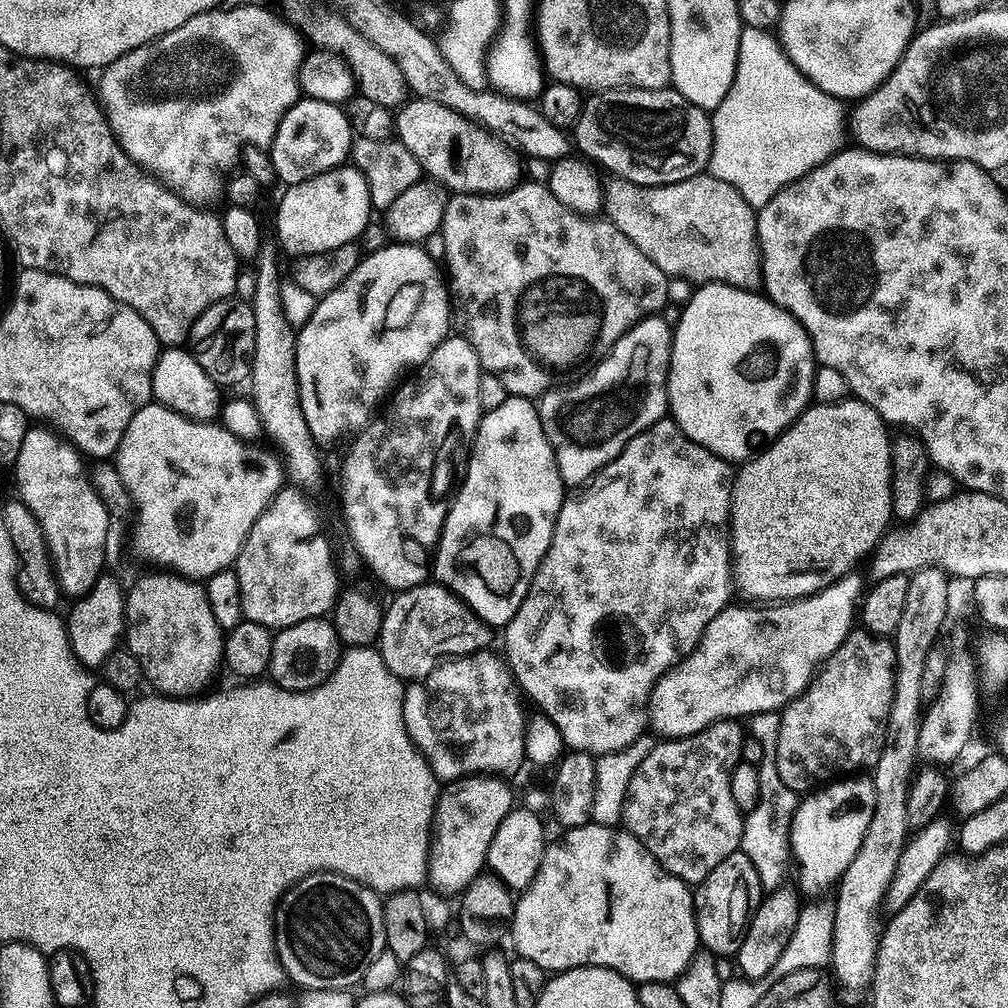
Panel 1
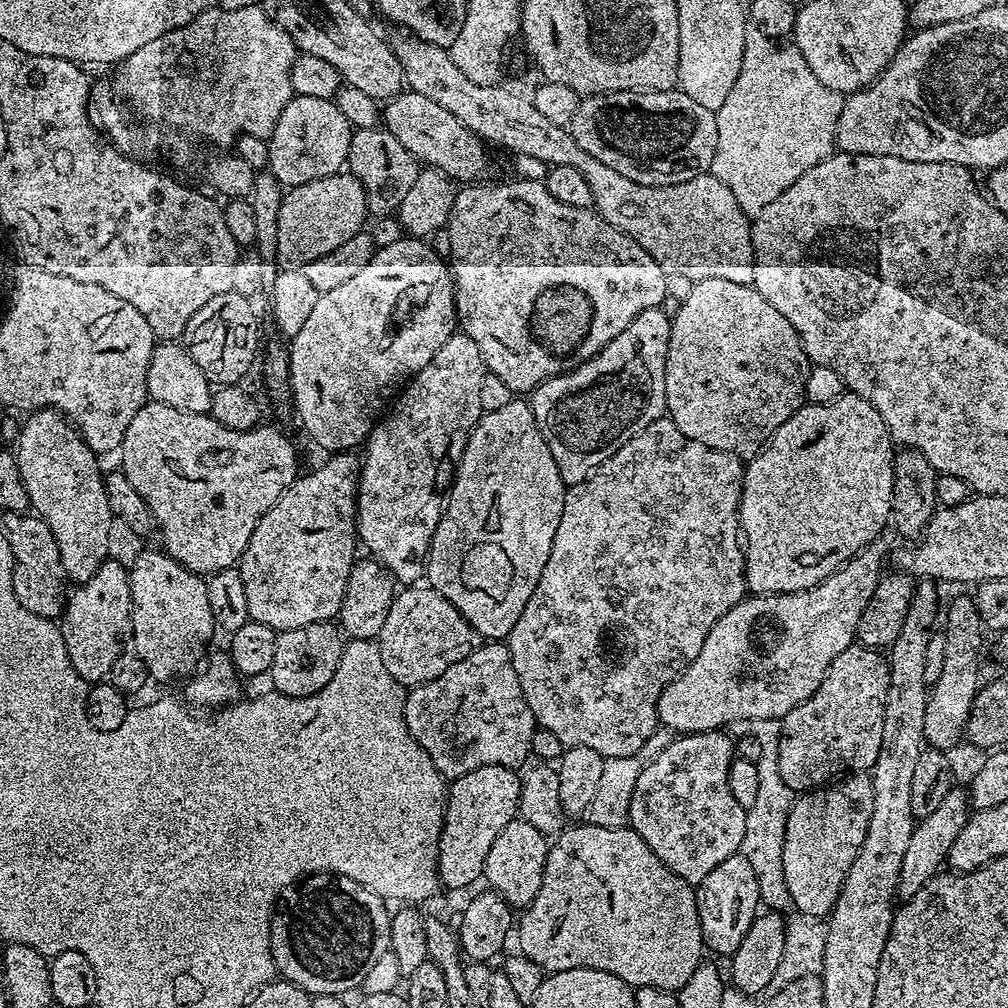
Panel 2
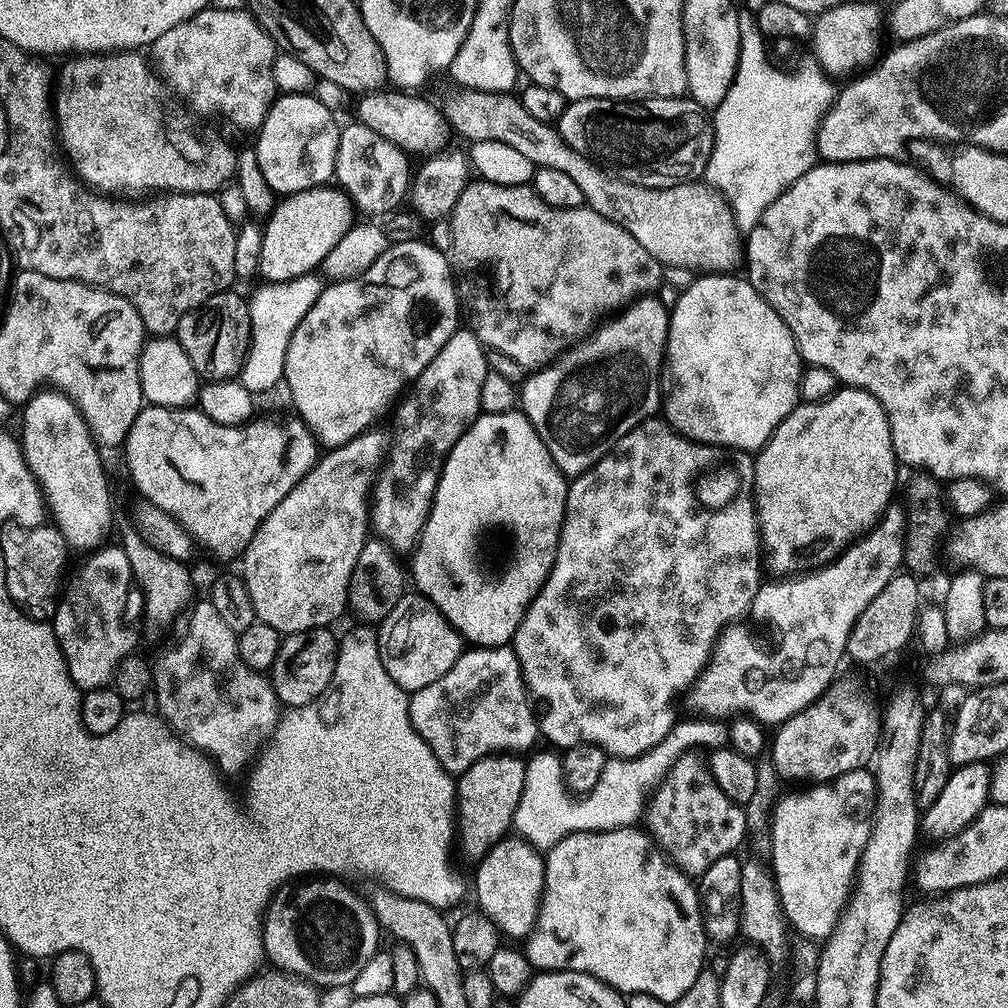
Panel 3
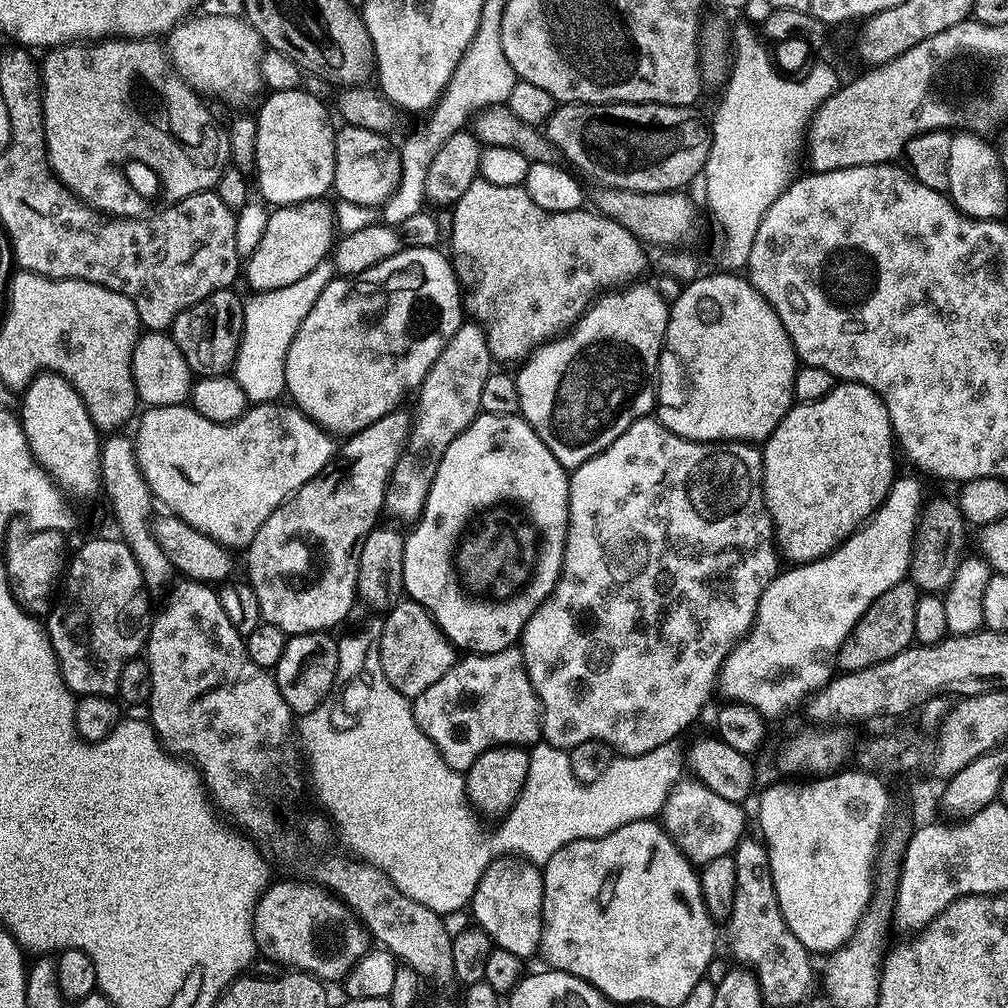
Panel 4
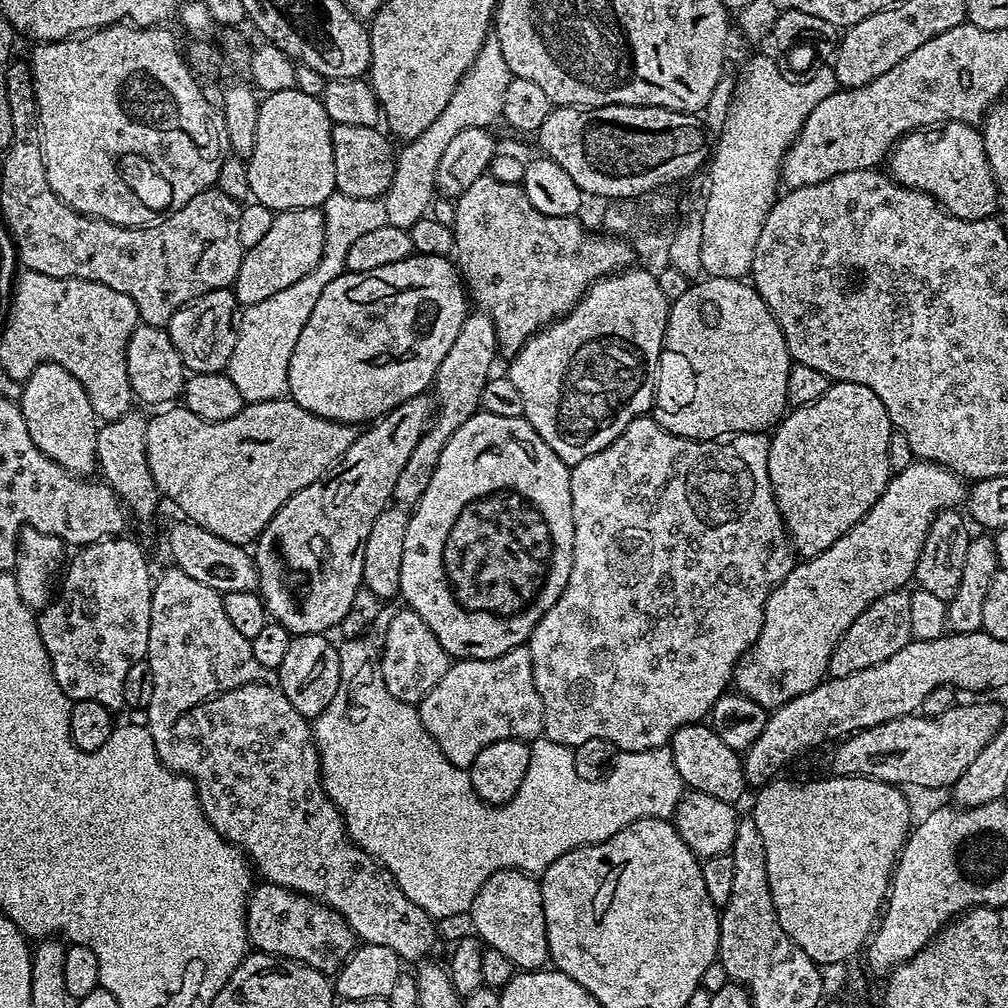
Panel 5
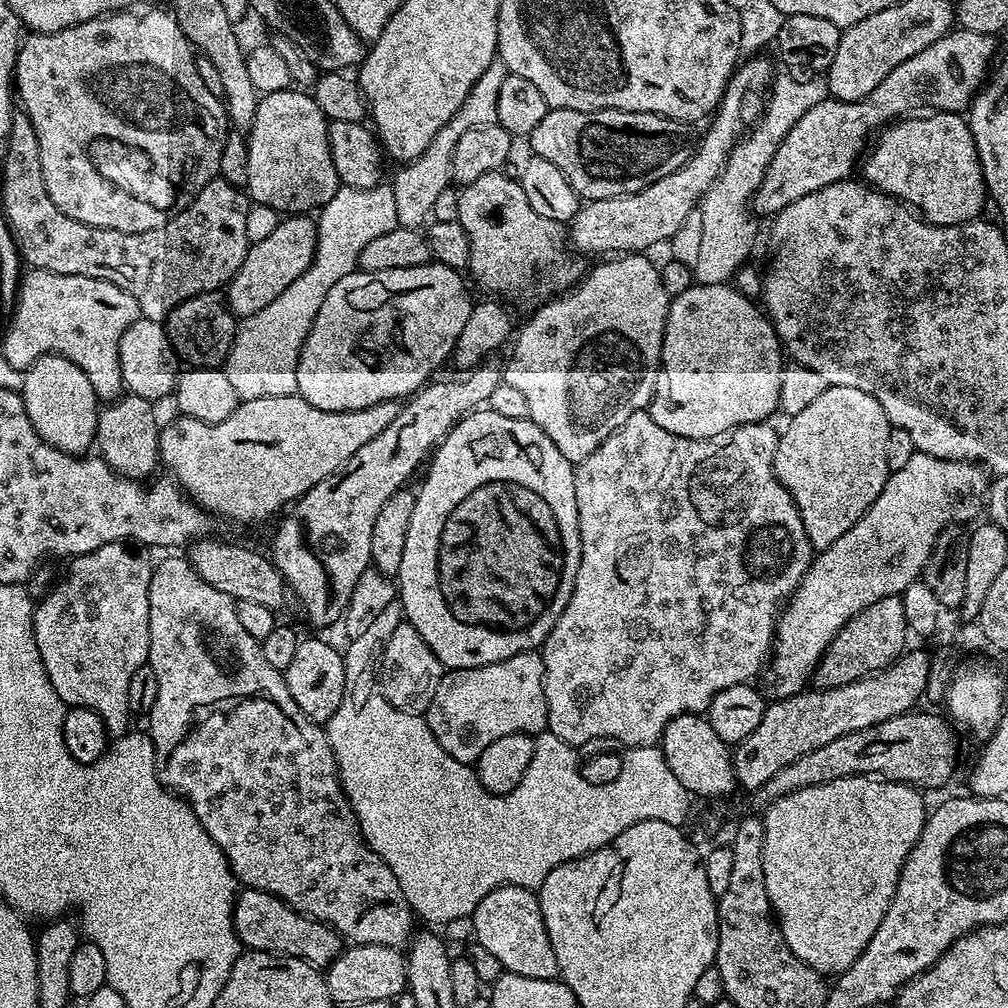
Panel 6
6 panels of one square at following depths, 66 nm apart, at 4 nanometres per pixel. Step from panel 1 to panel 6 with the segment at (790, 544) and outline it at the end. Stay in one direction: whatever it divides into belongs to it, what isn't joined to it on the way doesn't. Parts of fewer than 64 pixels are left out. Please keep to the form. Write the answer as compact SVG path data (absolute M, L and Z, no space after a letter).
M829 386L807 410L802 410L802 414L791 417L787 423L784 432L782 428L779 433L778 450L774 454L774 474L778 478L778 482L782 482L782 486L786 486L788 493L794 498L794 502L798 506L798 514L802 518L802 526L810 538L813 549L823 550L829 548L834 542L838 542L838 538L842 538L842 534L846 534L846 530L850 530L850 526L854 526L864 517L866 510L870 510L870 506L878 498L878 494L882 494L882 490L886 486L890 475L890 467L888 468L890 425L886 418L886 410L882 410L882 406L878 406L878 402L870 394L866 394L866 390L854 390L854 386Z

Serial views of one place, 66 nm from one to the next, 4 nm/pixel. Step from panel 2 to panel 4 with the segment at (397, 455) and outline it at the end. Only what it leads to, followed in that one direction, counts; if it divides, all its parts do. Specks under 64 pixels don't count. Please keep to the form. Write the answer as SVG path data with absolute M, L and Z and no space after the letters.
M475 322L461 323L459 330L446 342L442 354L430 366L426 378L415 393L416 413L411 413L408 439L384 491L384 507L396 520L415 522L420 519L434 482L442 454L450 450L450 442L462 434L481 415L482 386L494 371L494 361L488 349L488 337Z

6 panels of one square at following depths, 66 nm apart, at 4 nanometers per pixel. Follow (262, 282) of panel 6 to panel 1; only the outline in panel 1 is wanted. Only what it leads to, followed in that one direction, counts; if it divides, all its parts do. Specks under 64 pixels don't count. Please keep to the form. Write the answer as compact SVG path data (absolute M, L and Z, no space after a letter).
M339 166L326 170L316 177L307 178L306 181L287 185L285 192L280 196L280 205L276 208L275 239L279 247L289 252L292 258L333 252L338 246L359 241L364 228L373 219L374 209L370 202L370 190L366 178L355 166Z

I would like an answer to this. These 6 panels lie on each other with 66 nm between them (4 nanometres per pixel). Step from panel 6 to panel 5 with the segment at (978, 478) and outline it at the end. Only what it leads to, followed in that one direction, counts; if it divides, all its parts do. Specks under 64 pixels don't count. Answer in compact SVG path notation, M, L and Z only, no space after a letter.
M911 462L891 477L886 490L874 502L874 506L834 546L807 562L797 563L791 574L768 594L764 604L764 621L758 638L752 647L740 657L734 669L734 688L758 702L764 708L775 710L786 702L817 688L828 676L828 663L834 654L834 646L842 634L882 594L896 588L904 588L915 577L916 563L926 542L928 527L937 512L944 508L956 508L966 500L966 484L961 477L941 464Z

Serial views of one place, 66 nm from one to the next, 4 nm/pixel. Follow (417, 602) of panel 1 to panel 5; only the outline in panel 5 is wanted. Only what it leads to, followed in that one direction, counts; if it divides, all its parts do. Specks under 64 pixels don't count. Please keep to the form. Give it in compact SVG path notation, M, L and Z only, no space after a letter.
M404 606L393 611L390 626L384 635L384 651L380 654L380 673L386 682L386 690L394 694L402 702L416 706L421 698L438 682L442 682L442 674L446 674L450 657L442 642L434 638L430 626L422 622L418 613Z

